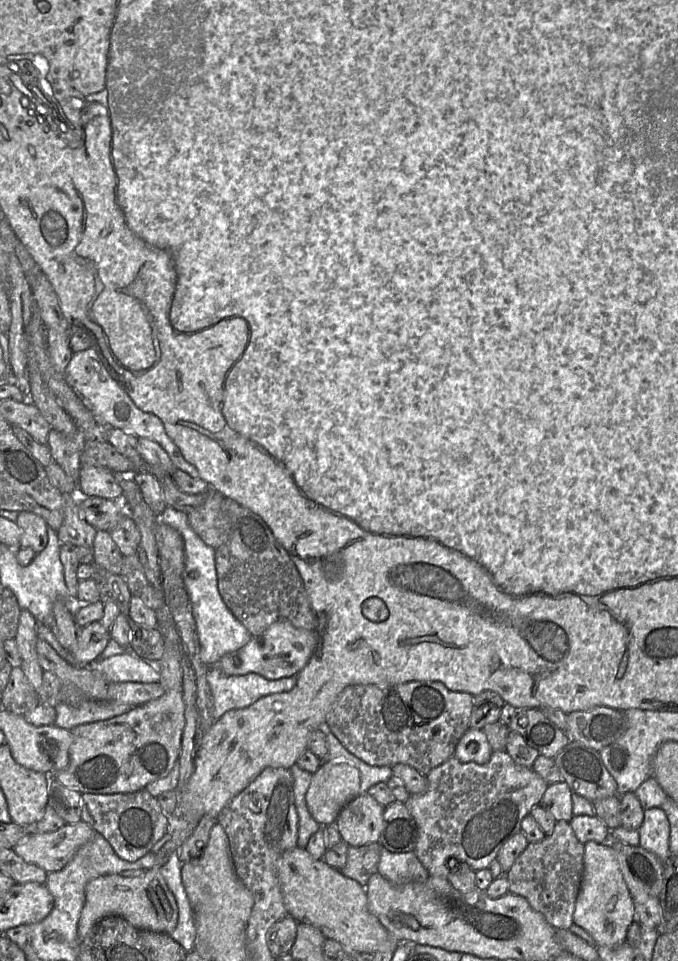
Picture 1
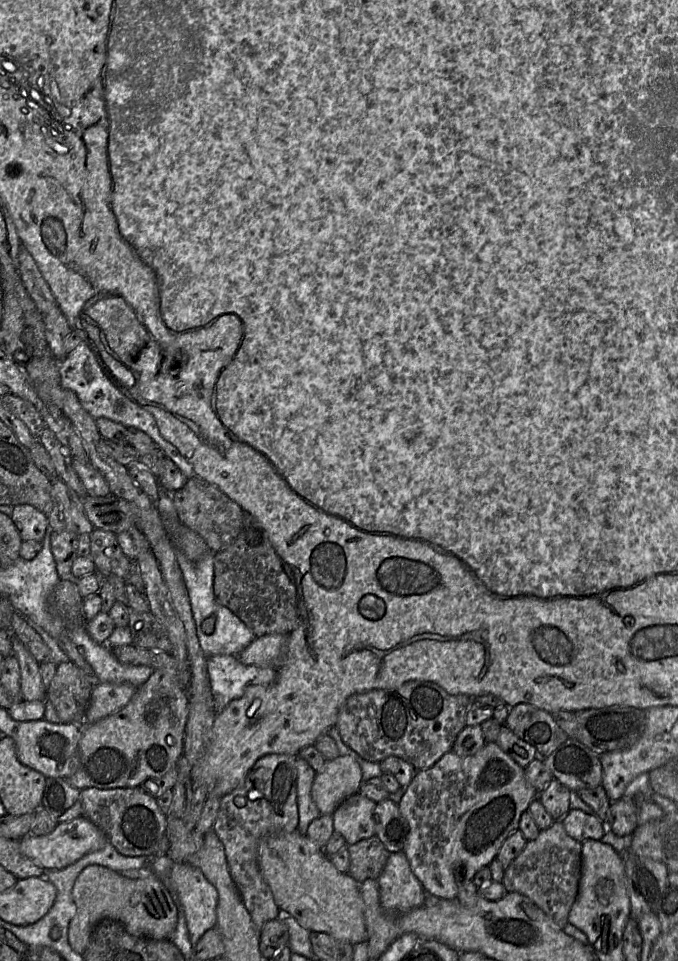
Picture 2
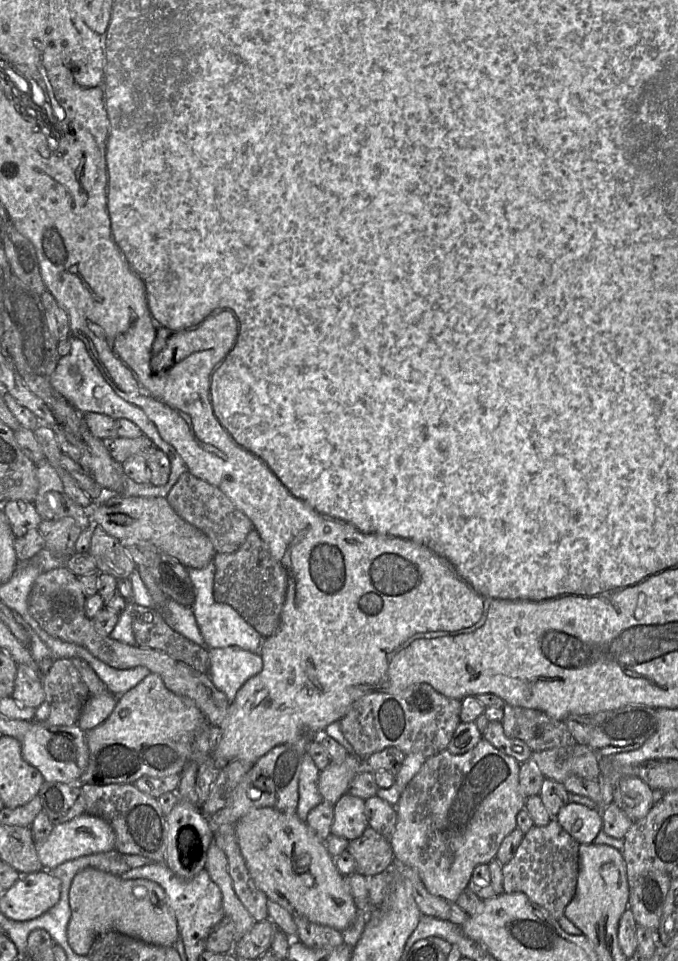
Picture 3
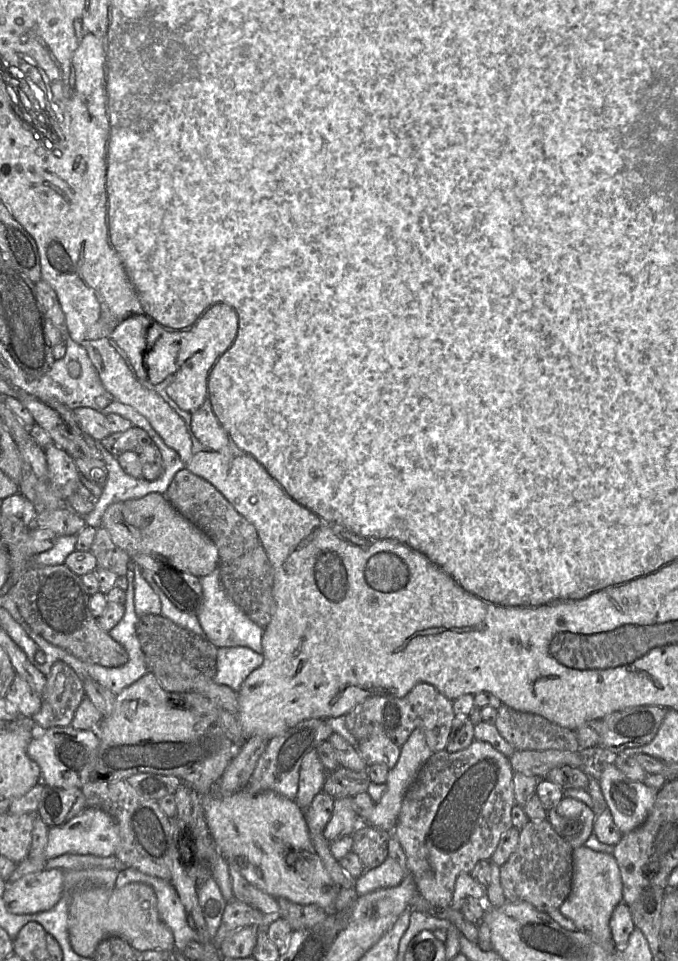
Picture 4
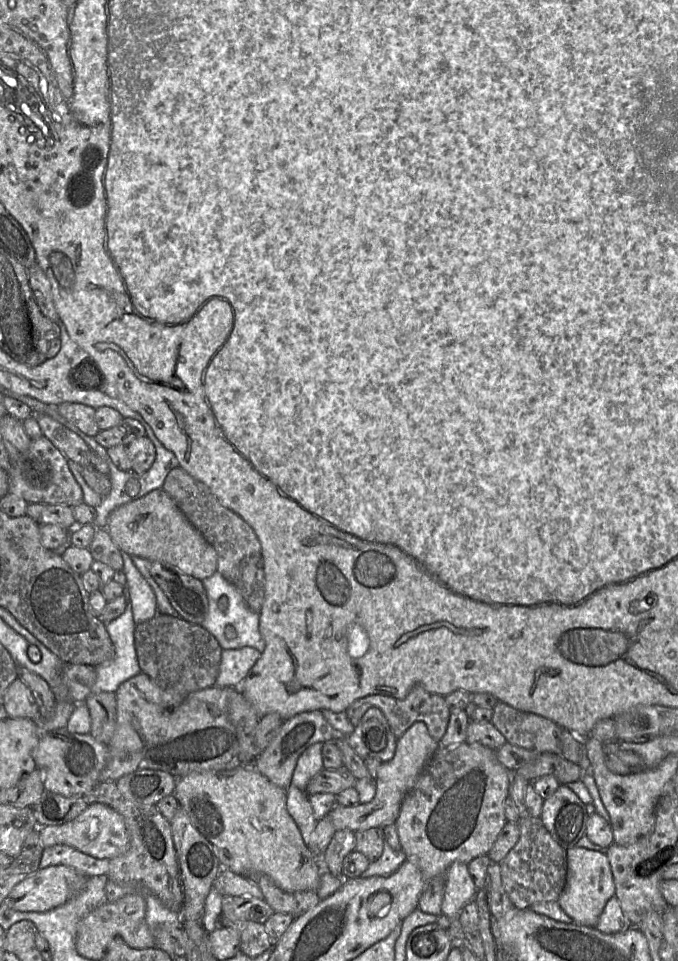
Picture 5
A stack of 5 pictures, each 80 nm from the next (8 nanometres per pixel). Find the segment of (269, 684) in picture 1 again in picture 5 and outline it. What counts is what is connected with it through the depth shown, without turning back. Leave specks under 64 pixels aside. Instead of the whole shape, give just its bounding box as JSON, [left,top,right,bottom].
[214,647,260,688]

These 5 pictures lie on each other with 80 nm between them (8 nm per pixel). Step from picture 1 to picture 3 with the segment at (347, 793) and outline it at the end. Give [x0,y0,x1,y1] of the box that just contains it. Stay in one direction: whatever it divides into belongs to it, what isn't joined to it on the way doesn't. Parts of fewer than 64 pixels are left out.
[318,755,364,805]

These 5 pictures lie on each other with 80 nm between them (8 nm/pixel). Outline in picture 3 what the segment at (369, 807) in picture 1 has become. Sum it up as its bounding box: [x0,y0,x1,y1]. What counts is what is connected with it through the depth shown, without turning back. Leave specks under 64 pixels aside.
[331,794,367,841]

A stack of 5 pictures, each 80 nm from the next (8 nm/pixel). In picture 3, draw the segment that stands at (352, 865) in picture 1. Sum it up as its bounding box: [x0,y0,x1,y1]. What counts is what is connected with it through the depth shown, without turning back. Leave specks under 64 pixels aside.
[347,826,393,877]

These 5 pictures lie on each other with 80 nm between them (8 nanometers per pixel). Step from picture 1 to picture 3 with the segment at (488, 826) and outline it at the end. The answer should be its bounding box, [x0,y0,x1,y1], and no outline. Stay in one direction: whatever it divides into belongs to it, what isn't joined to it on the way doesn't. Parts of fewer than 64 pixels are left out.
[390,739,526,903]

